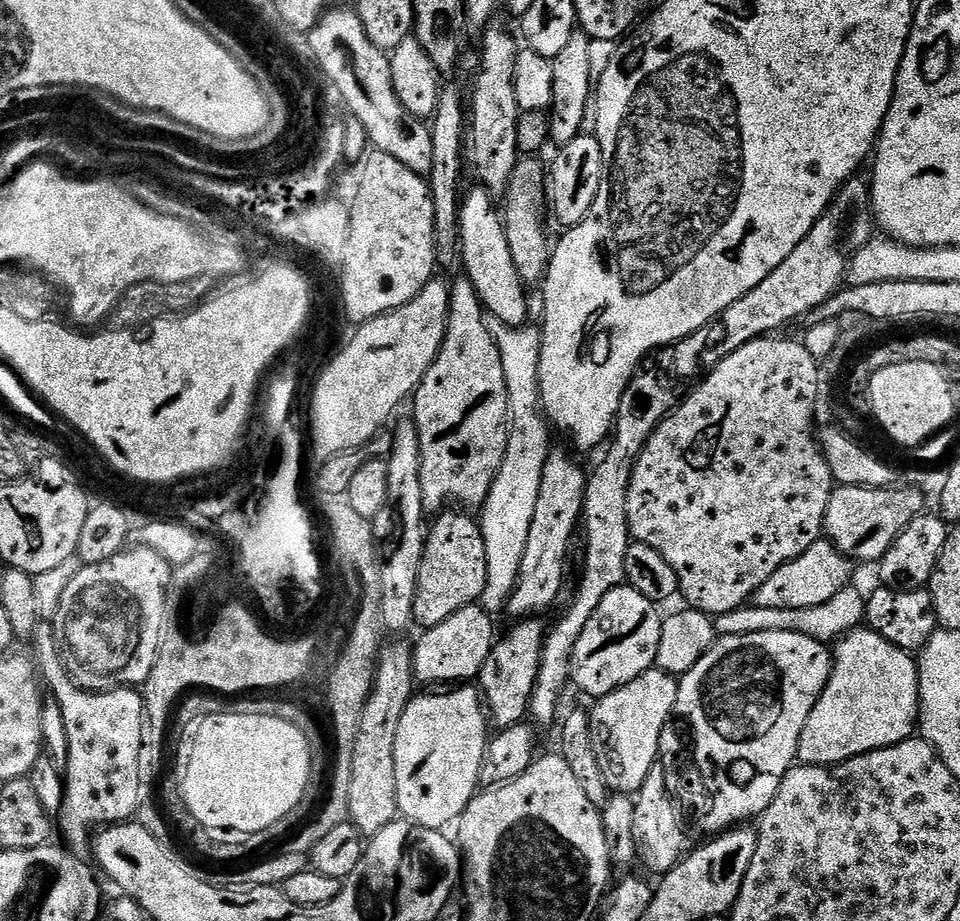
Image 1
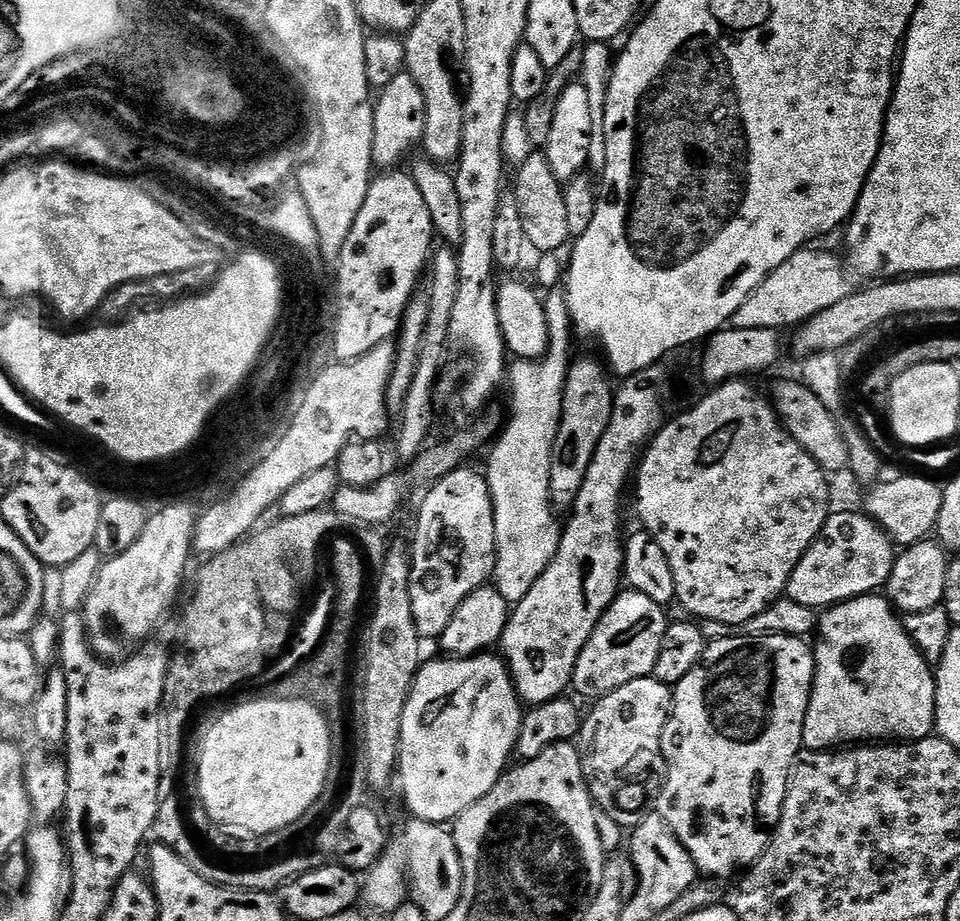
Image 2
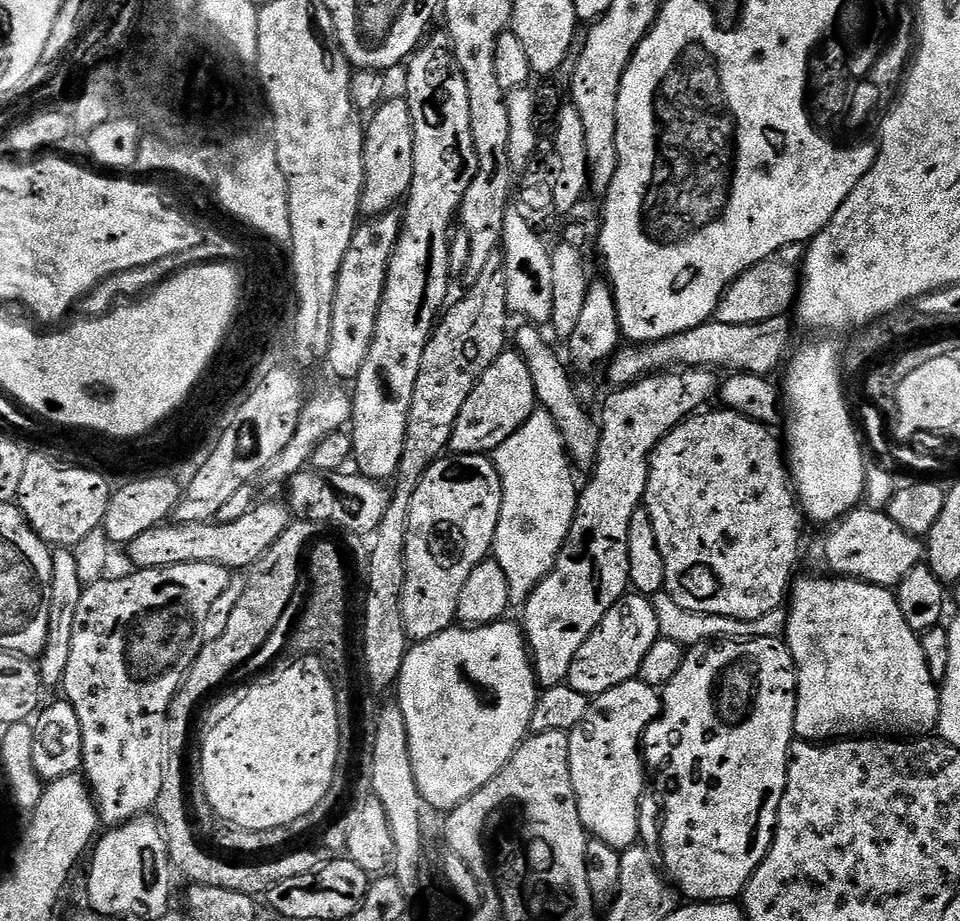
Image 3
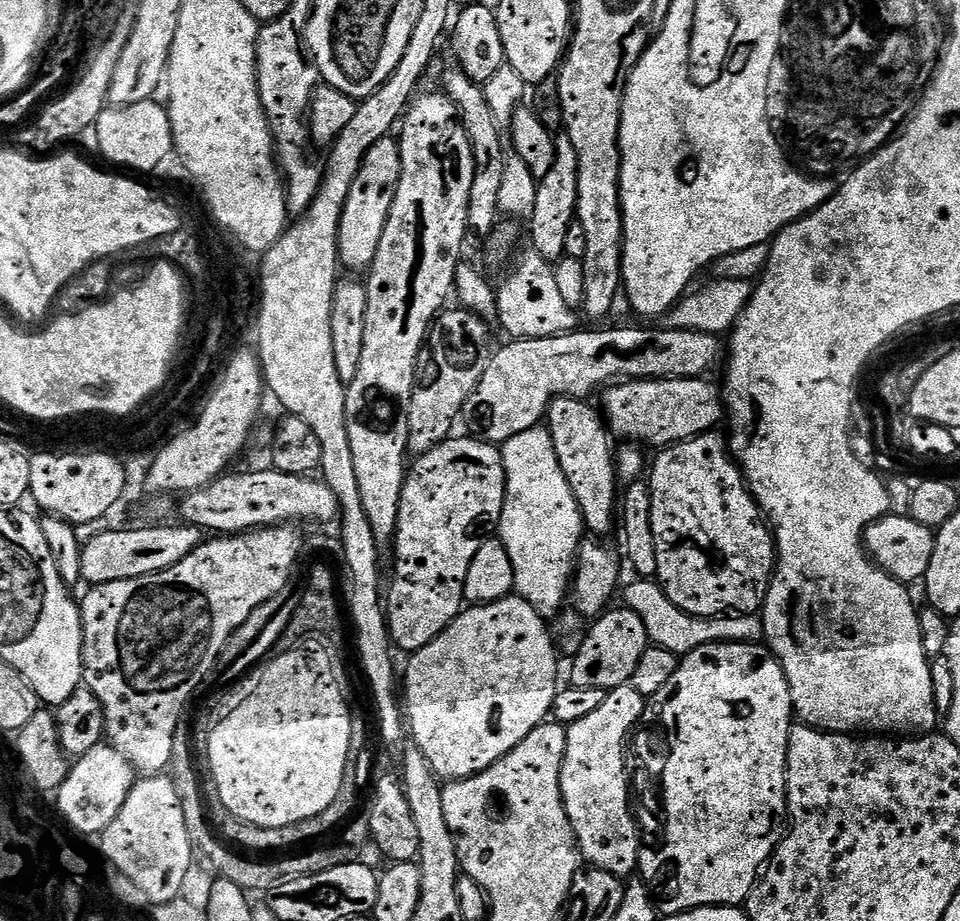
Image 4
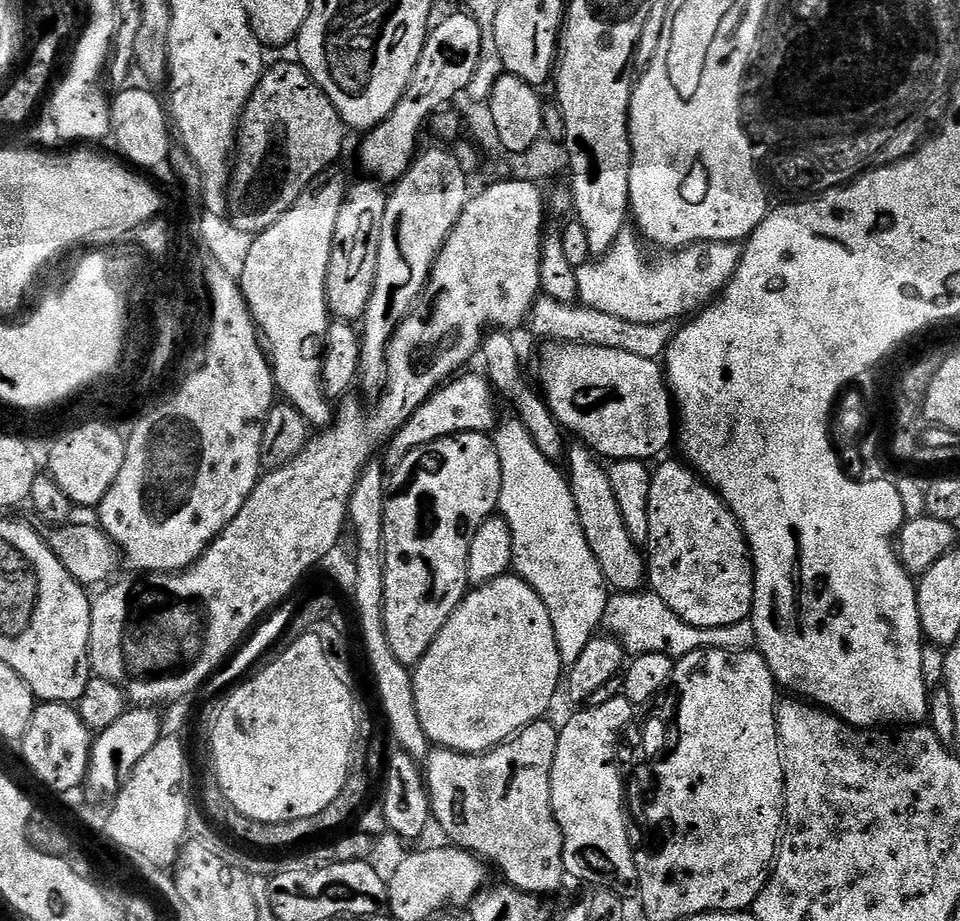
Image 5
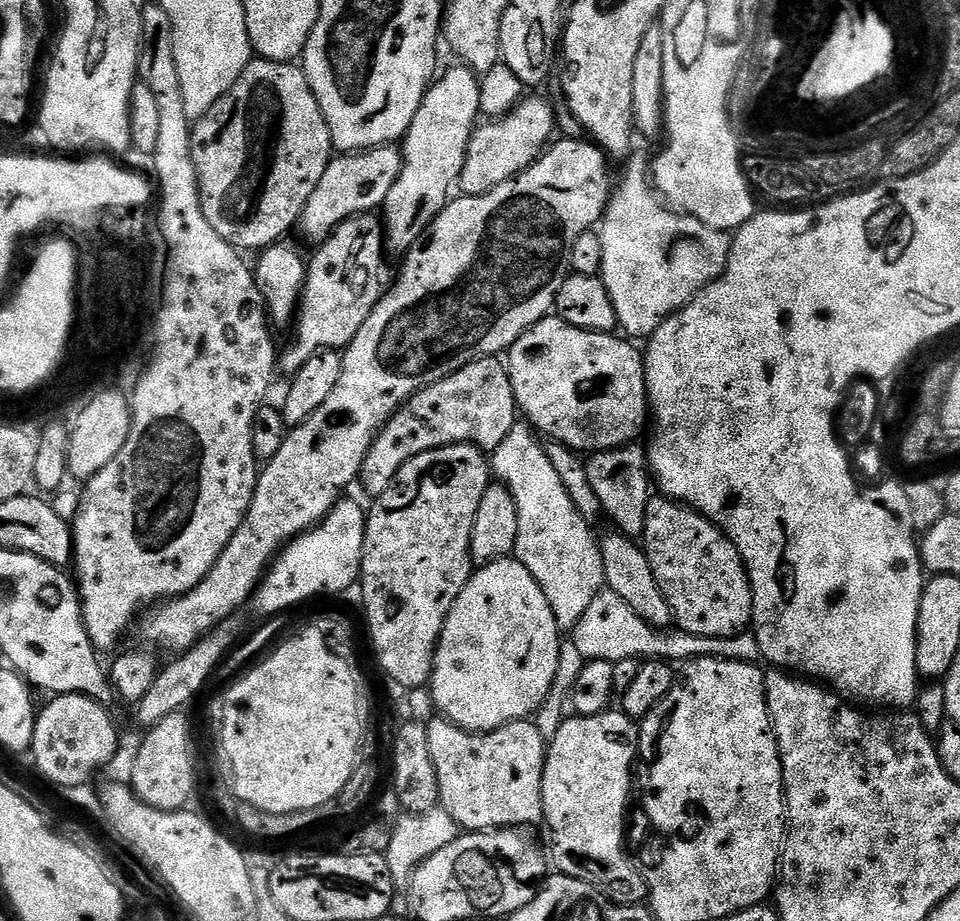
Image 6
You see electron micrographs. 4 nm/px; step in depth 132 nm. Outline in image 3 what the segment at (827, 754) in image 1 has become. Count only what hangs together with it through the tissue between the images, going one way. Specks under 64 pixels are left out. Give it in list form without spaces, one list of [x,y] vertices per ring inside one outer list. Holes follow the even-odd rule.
[[[824,574],[815,575],[808,576],[805,580],[797,579],[791,585],[790,599],[786,604],[788,613],[786,643],[796,663],[795,735],[809,742],[835,742],[845,738],[868,738],[873,734],[879,734],[884,738],[924,738],[935,733],[940,722],[940,689],[937,681],[933,680],[930,674],[926,654],[922,654],[920,636],[914,630],[910,630],[910,626],[906,626],[906,618],[902,618],[902,610],[898,610],[895,591],[877,584],[867,584],[865,580],[829,578]]]

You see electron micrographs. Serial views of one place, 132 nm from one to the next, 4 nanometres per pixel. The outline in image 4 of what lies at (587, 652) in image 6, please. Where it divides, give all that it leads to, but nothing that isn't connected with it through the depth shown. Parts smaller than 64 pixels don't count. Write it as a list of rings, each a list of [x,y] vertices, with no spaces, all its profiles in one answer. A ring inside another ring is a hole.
[[[636,578],[633,579],[633,584],[625,583],[622,588],[622,596],[624,592],[624,600],[622,600],[623,607],[634,610],[634,614],[638,614],[638,618],[642,620],[642,626],[646,626],[646,634],[648,635],[649,641],[657,648],[665,648],[674,653],[675,656],[685,657],[688,653],[698,650],[704,644],[719,644],[721,642],[727,642],[729,644],[754,644],[764,640],[764,622],[759,615],[756,614],[725,614],[723,616],[692,616],[689,612],[684,612],[678,606],[674,606],[674,602],[670,602],[670,598],[666,598],[666,594],[660,589],[659,583],[652,578]]]

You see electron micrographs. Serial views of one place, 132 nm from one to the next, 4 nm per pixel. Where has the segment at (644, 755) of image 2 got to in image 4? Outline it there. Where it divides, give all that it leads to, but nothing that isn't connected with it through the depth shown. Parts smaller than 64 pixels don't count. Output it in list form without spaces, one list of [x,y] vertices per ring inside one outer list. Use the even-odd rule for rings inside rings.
[[[626,683],[621,688],[611,689],[598,710],[593,710],[580,721],[567,725],[566,754],[560,775],[562,802],[576,835],[576,846],[580,849],[581,857],[591,867],[601,868],[621,878],[631,877],[635,873],[632,871],[635,870],[636,859],[640,856],[640,840],[636,837],[636,824],[632,821],[634,812],[630,807],[630,800],[628,804],[630,772],[628,776],[627,770],[624,769],[624,739],[631,732],[633,735],[634,729],[639,725],[645,703],[646,697],[638,694],[638,690],[634,690],[631,683]]]

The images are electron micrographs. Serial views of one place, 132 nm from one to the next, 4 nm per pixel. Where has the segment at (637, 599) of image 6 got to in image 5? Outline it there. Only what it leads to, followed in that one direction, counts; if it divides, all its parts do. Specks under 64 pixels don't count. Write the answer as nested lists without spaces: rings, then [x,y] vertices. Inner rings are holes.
[[[569,447],[566,452],[568,485],[574,494],[582,534],[586,534],[586,542],[590,542],[590,550],[602,570],[604,583],[616,592],[641,591],[646,584],[646,556],[641,545],[634,542],[630,530],[626,530],[626,518],[622,518],[618,498],[614,498],[608,469],[591,448],[575,447]]]

